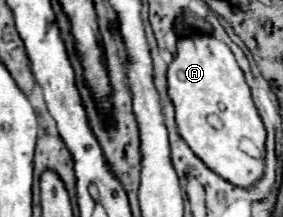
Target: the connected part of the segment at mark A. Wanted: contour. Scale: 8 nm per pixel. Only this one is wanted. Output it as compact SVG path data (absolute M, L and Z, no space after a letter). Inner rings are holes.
M200 32L180 36L176 40L176 54L168 66L168 94L176 110L180 136L208 168L242 188L262 176L266 130L244 74L222 40ZM212 118L216 118L218 126L214 126Z

